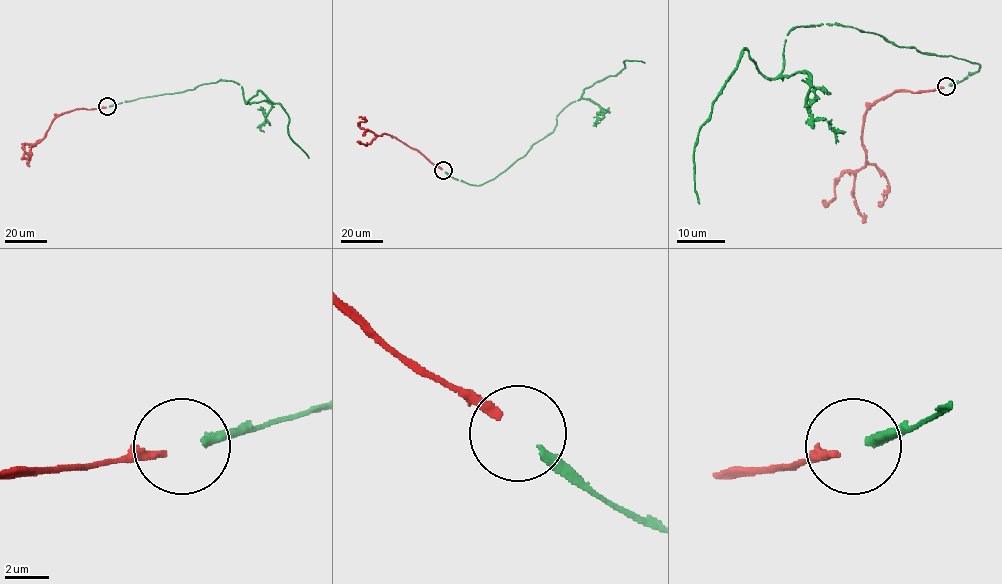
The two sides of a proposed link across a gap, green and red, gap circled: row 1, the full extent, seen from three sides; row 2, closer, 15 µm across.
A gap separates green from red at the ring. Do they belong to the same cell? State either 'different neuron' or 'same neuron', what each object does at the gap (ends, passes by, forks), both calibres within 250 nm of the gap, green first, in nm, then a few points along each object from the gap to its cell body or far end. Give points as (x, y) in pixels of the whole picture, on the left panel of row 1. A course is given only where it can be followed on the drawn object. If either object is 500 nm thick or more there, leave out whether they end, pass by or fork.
same neuron; green ends; red ends; calibres 400 and 360 nm; course green (109, 106), (234, 81), (242, 86), (245, 103), (260, 91), (281, 105), (289, 117), (289, 137), (308, 158); course red (106, 107), (61, 113), (40, 140), (23, 145), (29, 157), (23, 156)

